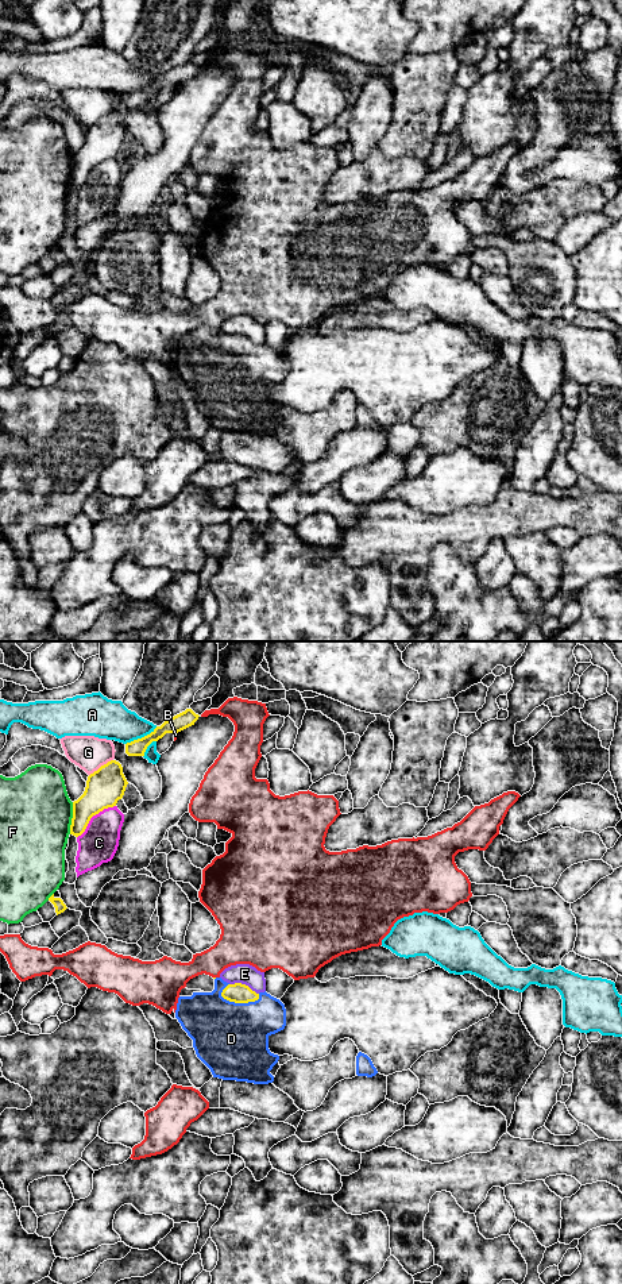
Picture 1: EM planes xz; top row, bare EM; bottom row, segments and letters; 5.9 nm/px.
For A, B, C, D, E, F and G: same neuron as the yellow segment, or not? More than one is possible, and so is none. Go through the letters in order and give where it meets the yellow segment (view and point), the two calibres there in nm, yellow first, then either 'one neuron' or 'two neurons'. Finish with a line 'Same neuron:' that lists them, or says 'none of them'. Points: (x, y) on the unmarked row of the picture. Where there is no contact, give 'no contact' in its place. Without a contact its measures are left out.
A: xz (142, 89) | 100/240 nm | two neurons
B: xz (176, 84) | 100/30 nm | two neurons
C: xz (93, 166) | 220/220 nm | two neurons
D: xz (240, 354) | 120/440 nm | one neuron
E: xz (244, 336) | 120/120 nm | two neurons
F: xz (72, 170) | 220/440 nm | two neurons
G: xz (101, 118) | 220/200 nm | two neurons
Same neuron: D

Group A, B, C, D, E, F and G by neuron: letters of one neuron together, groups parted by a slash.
A / B / C / D / E / F / G

